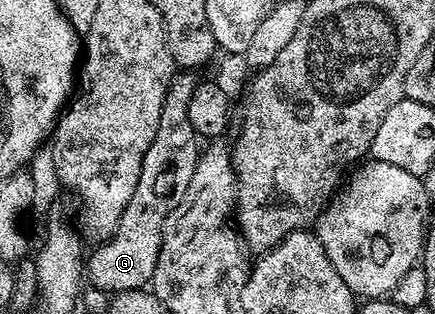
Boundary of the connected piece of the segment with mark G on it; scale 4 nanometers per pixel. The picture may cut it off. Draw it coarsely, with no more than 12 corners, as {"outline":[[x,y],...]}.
{"outline":[[197,75],[173,77],[138,188],[87,255],[105,295],[145,289],[190,188]]}

